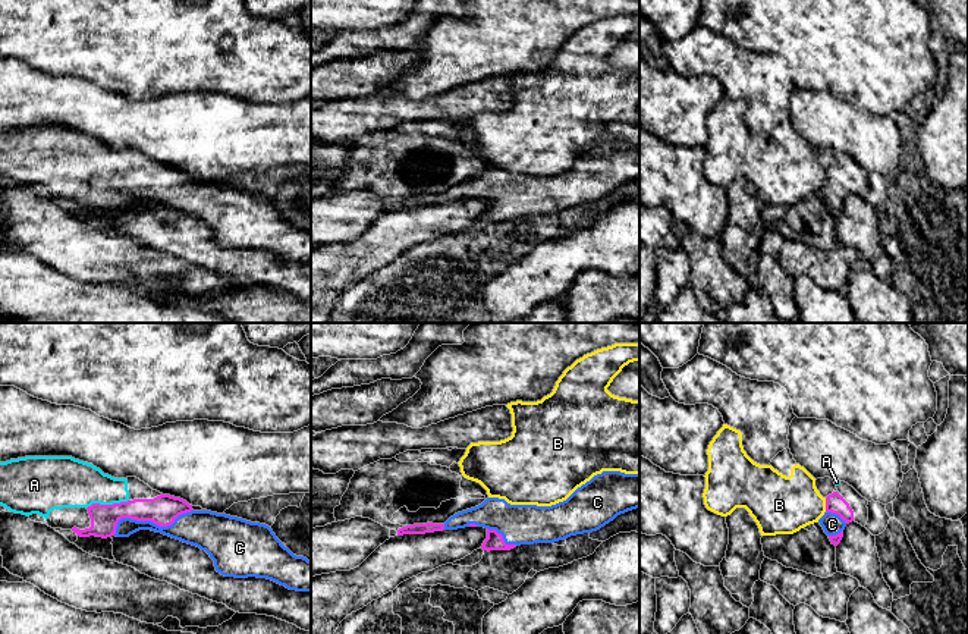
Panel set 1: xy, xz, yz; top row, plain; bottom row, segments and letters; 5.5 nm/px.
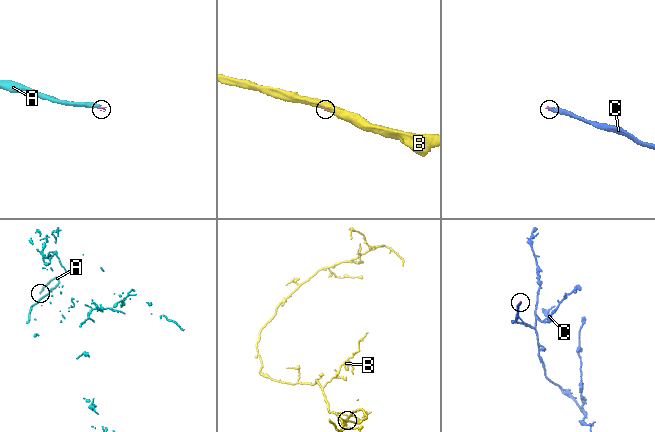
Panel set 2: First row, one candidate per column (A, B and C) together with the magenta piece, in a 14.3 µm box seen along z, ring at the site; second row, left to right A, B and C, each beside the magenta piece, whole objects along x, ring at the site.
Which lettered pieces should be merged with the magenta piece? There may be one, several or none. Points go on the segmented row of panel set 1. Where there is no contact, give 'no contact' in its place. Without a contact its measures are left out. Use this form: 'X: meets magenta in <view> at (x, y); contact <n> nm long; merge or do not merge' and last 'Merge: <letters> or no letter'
A: meets magenta in xy at (107, 505); contact 240 nm long; merge
B: meets magenta in yz at (826, 505); contact 90 nm long; do not merge
C: meets magenta in xy at (148, 520); contact 460 nm long; merge
Merge: A, C

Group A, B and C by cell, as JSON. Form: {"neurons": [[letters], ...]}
{"neurons": [["A", "C"], ["B"]]}

